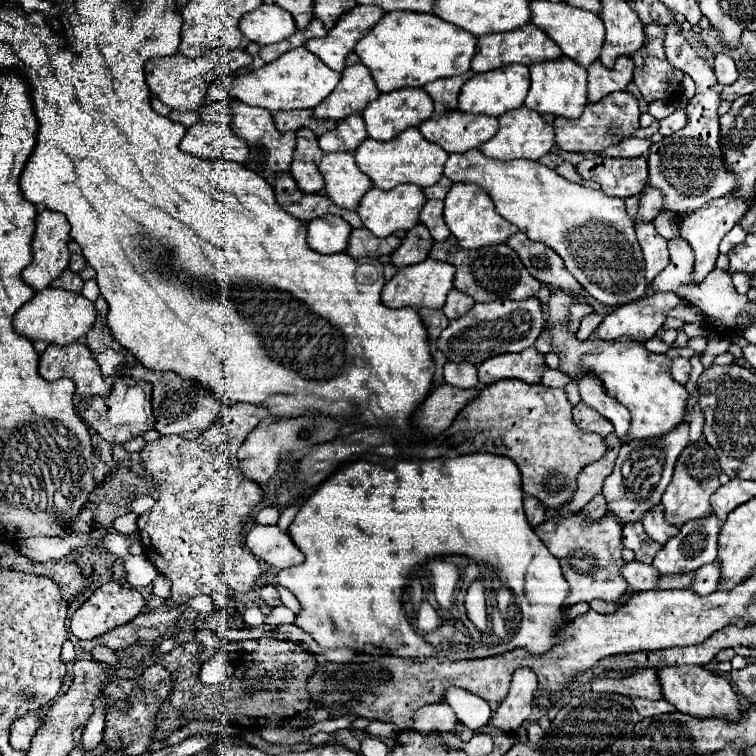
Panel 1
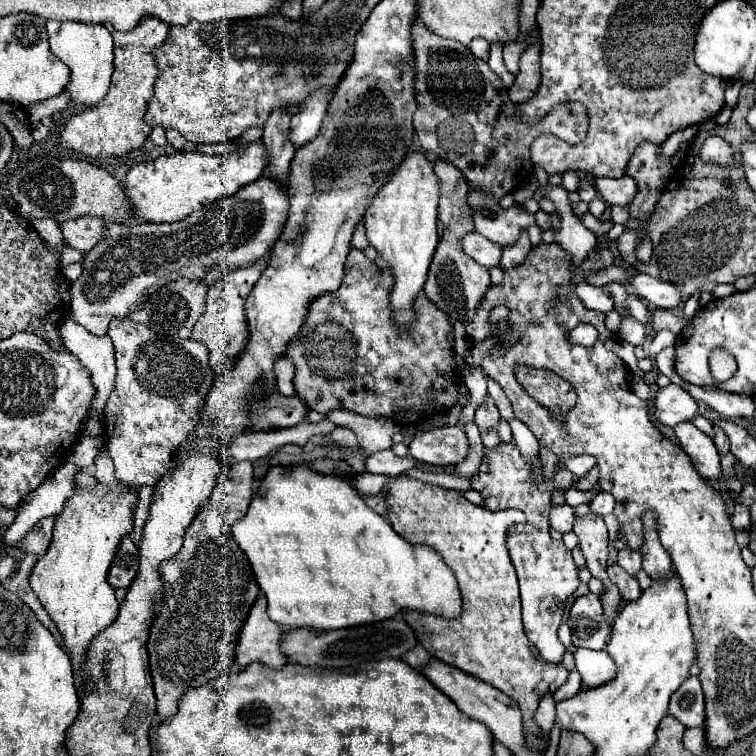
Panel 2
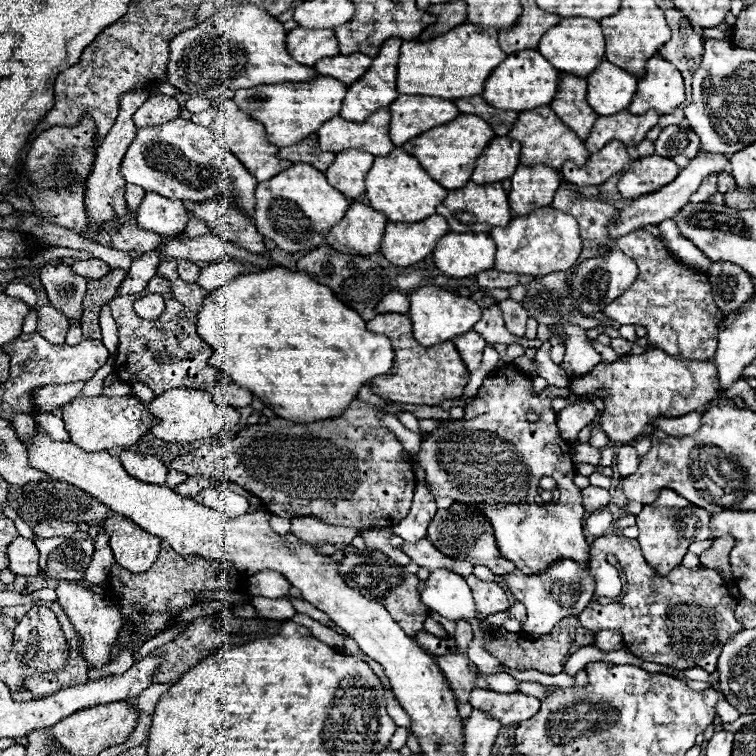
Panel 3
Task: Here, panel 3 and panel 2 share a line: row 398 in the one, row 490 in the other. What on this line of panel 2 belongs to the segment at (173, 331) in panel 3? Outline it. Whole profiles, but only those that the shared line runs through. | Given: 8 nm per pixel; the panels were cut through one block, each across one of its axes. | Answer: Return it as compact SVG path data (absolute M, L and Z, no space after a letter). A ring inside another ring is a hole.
M236 462L224 472L210 502L186 530L180 552L160 564L164 604L158 608L148 640L158 722L176 714L186 690L204 686L216 676L232 672L236 666L234 648L238 630L258 598L260 588L252 576L250 562L232 536L232 524L246 514L252 494L252 462Z

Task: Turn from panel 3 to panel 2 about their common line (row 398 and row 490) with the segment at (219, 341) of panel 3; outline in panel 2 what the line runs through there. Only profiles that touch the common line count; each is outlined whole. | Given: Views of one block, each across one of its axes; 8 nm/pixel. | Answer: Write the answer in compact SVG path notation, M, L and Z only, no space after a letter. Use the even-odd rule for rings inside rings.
M304 464L274 466L274 468L270 468L266 478L262 480L258 492L260 494L256 494L252 498L246 516L234 524L232 532L234 532L234 540L242 546L242 552L246 554L246 558L250 562L250 568L252 568L252 572L256 576L256 582L258 582L260 590L264 592L264 596L268 600L268 616L276 624L280 624L284 628L340 630L340 628L352 628L352 626L364 626L364 624L372 624L372 622L382 622L384 618L398 616L402 610L418 610L418 612L436 614L436 616L442 616L442 618L458 618L460 616L460 610L462 610L462 606L460 606L460 590L456 586L456 578L454 578L452 570L444 564L440 554L436 554L428 546L412 546L412 544L408 544L400 534L394 532L392 524L386 518L382 518L380 514L376 514L372 508L366 506L366 502L358 496L358 492L352 490L348 480L342 480L342 478L336 478L336 476L316 474L314 470L310 470Z

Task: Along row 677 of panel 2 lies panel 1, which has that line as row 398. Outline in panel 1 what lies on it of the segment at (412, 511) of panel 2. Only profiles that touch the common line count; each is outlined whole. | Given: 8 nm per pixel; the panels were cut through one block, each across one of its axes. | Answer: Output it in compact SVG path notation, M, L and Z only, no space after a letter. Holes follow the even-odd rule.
M500 380L484 386L478 396L468 402L450 428L442 432L444 438L474 432L470 438L452 446L450 456L468 452L490 452L508 456L516 462L522 474L522 488L526 494L542 500L546 508L558 508L572 498L576 486L576 472L592 460L600 460L606 452L606 442L594 432L580 430L572 420L572 404L560 388L546 388L540 384L526 384L522 380Z

